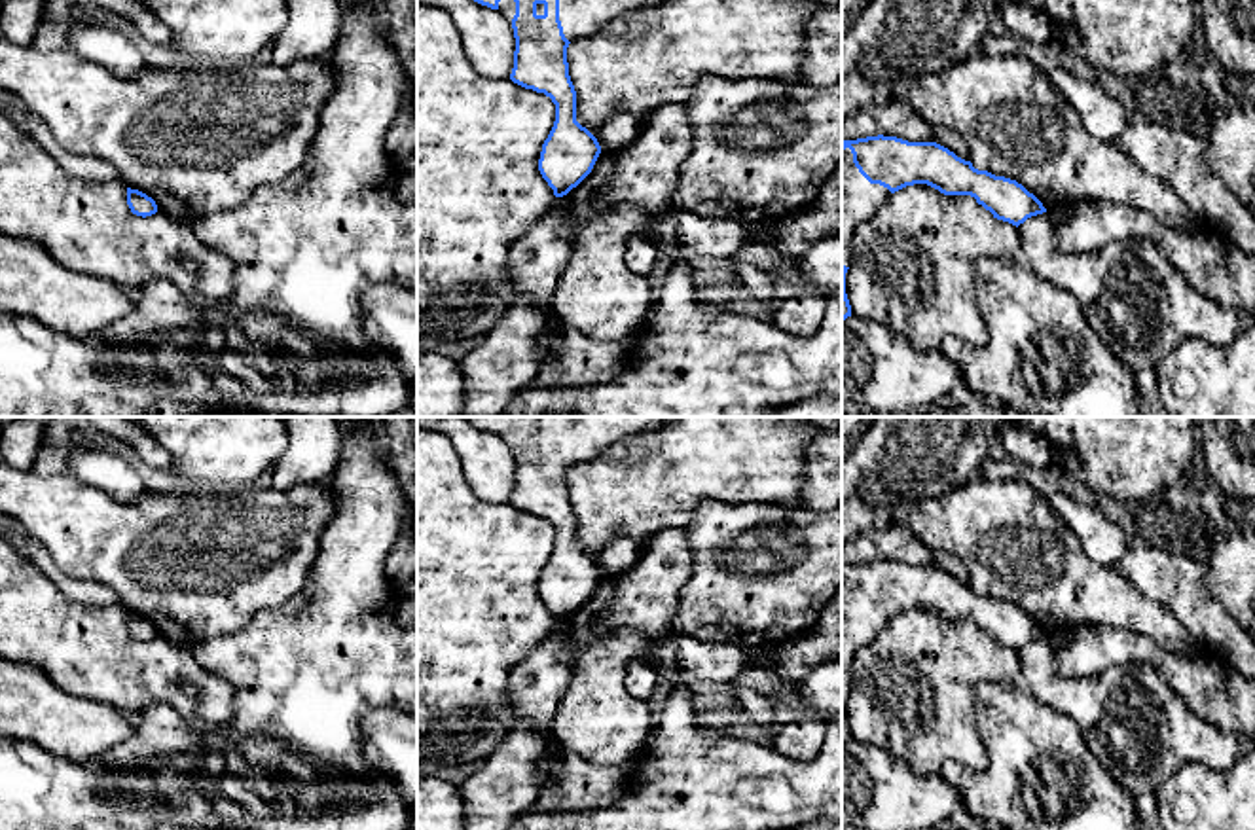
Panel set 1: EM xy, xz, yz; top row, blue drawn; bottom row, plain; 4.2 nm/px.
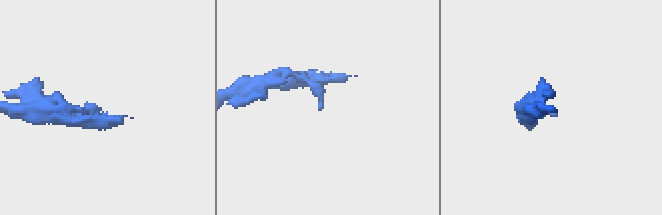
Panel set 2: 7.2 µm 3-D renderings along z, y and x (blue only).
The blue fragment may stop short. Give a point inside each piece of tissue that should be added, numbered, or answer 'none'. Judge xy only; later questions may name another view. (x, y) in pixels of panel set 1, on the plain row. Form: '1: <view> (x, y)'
none

